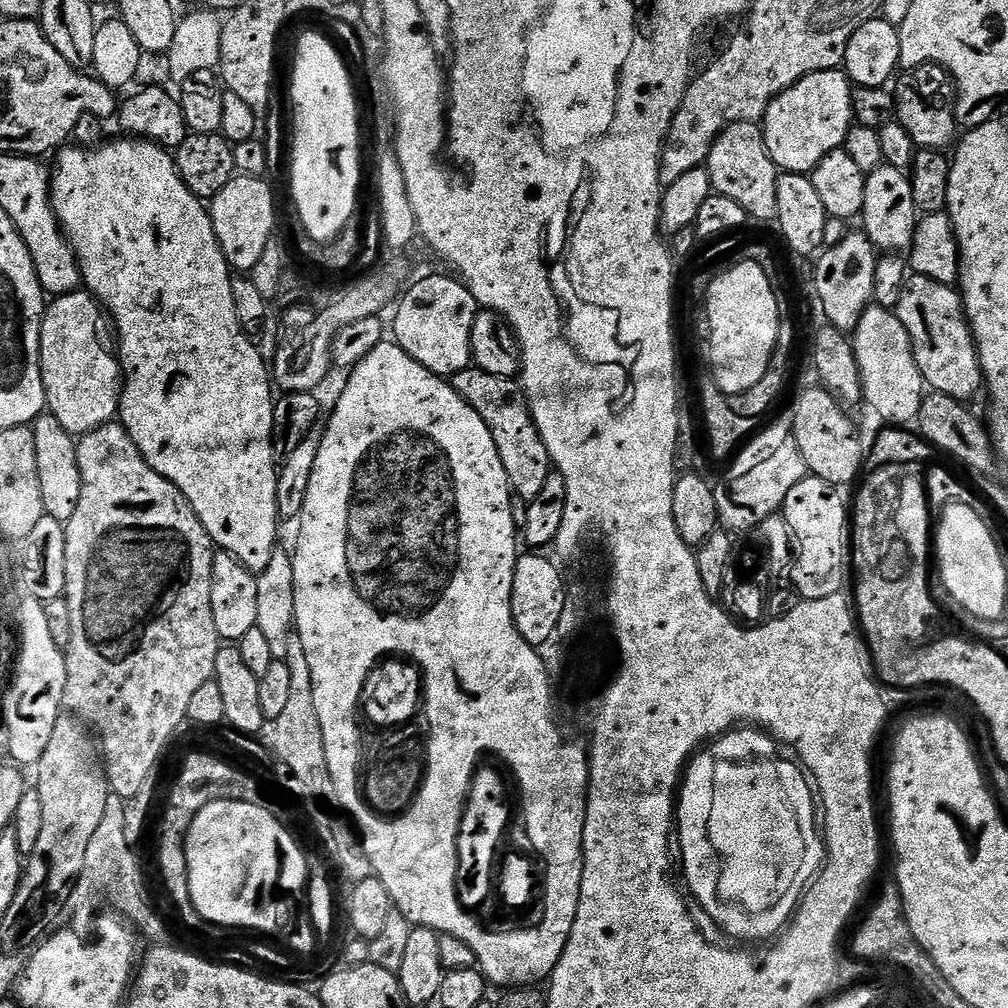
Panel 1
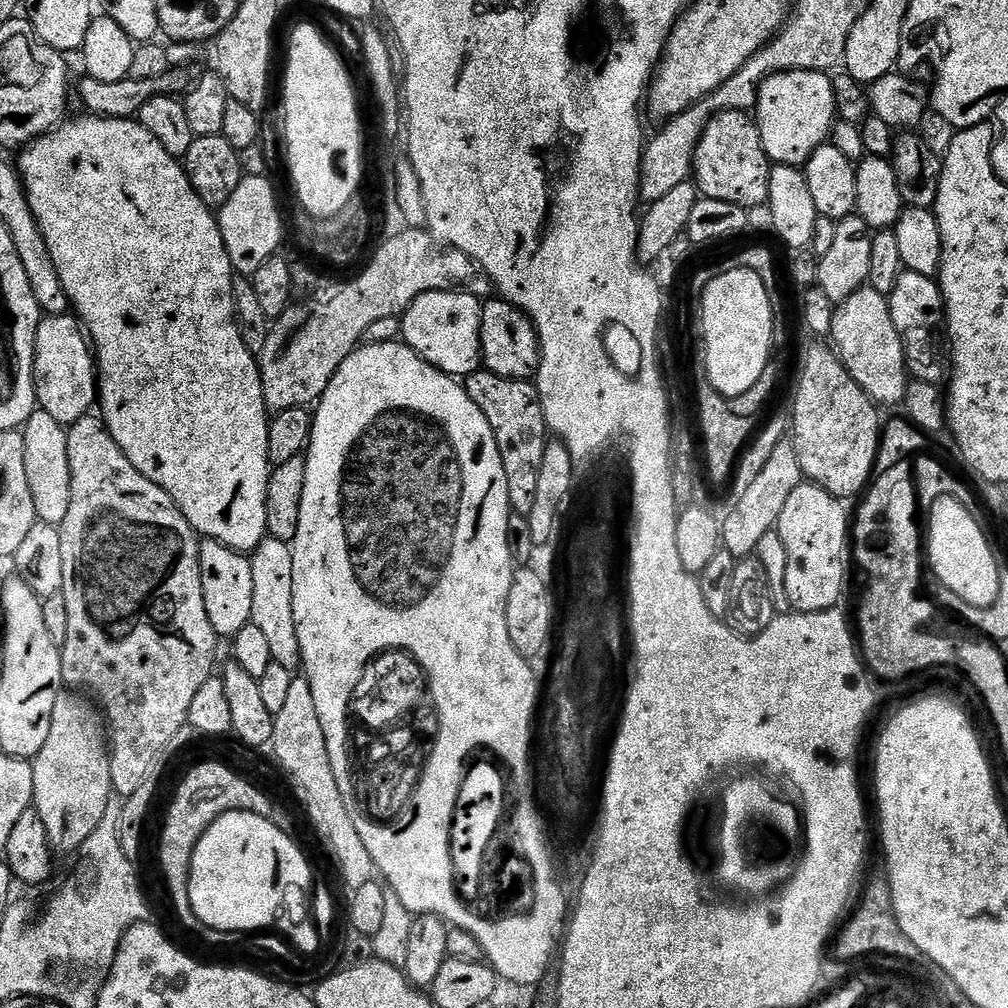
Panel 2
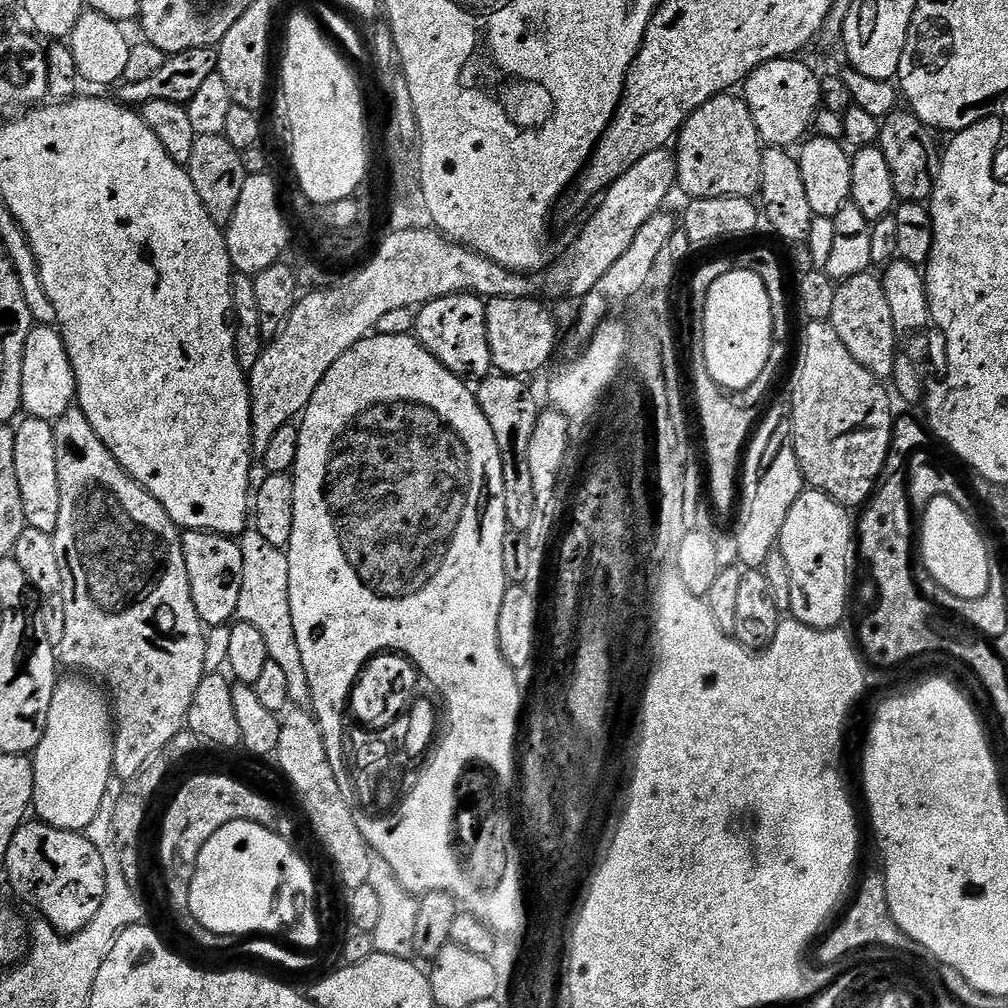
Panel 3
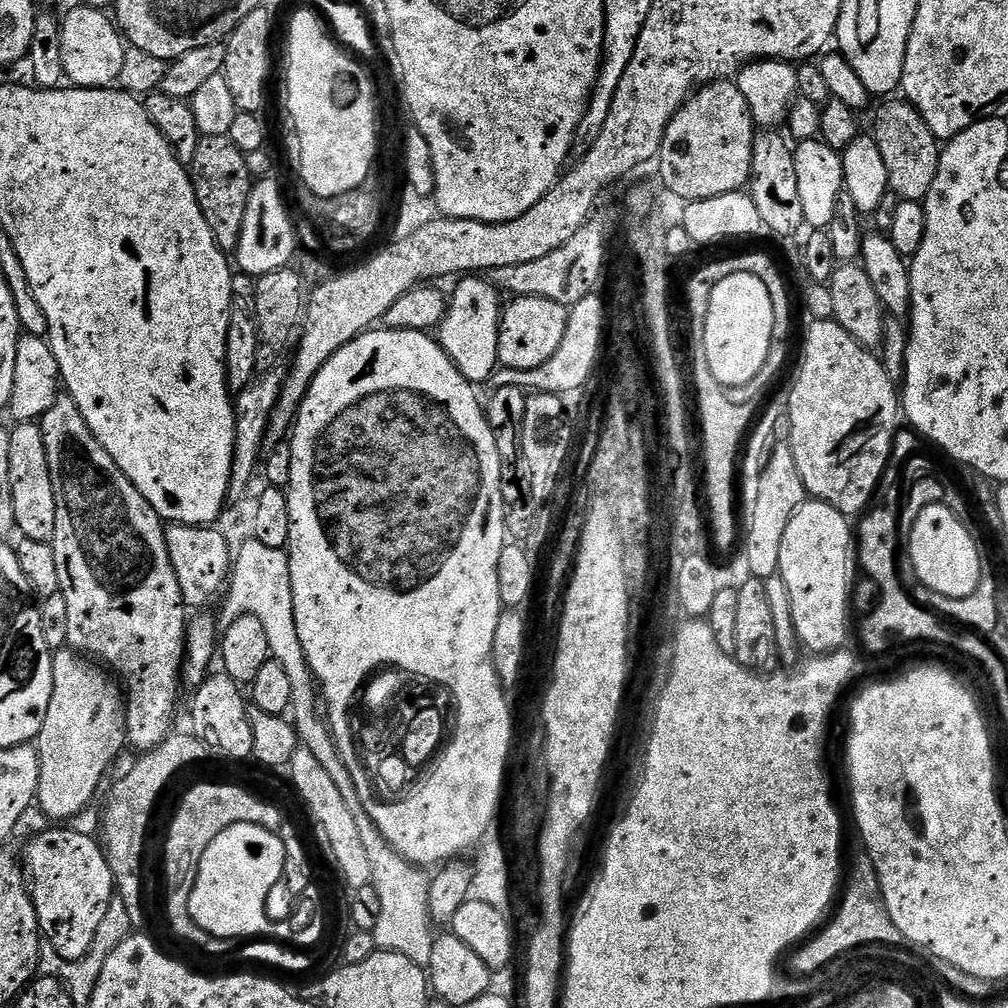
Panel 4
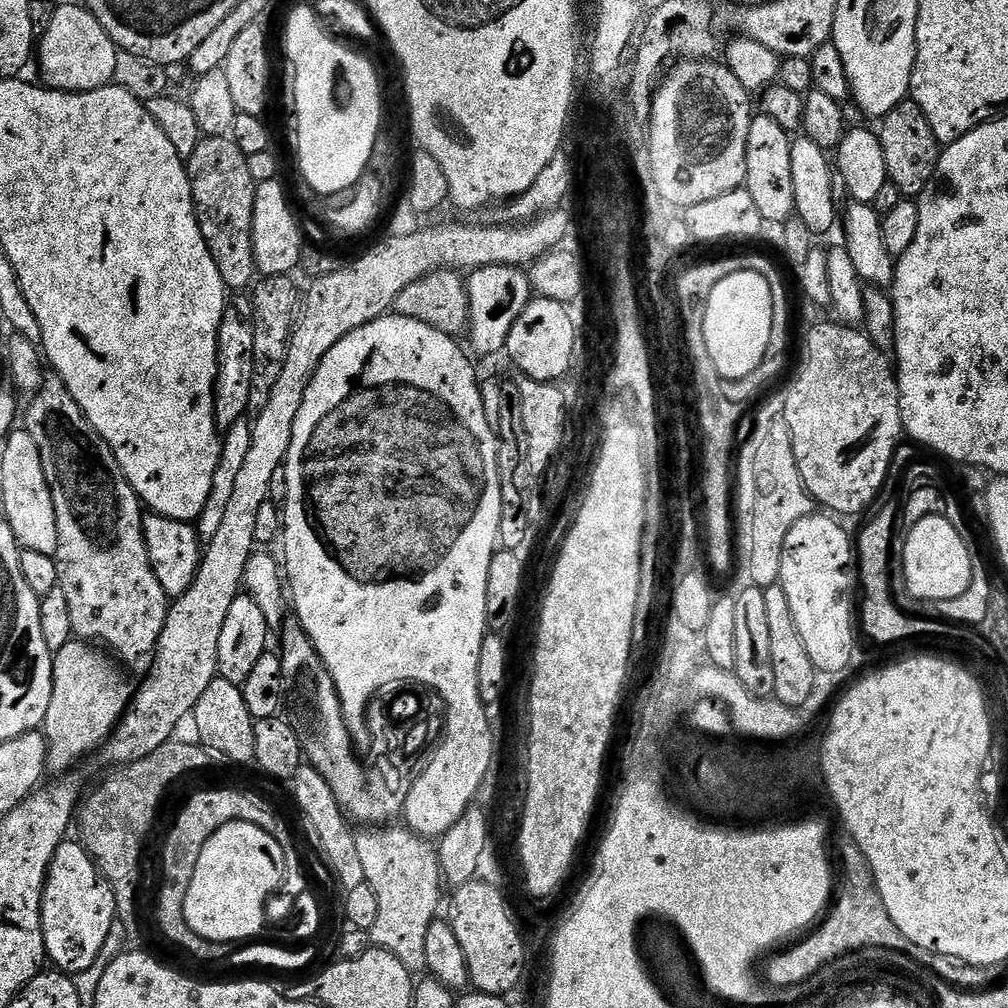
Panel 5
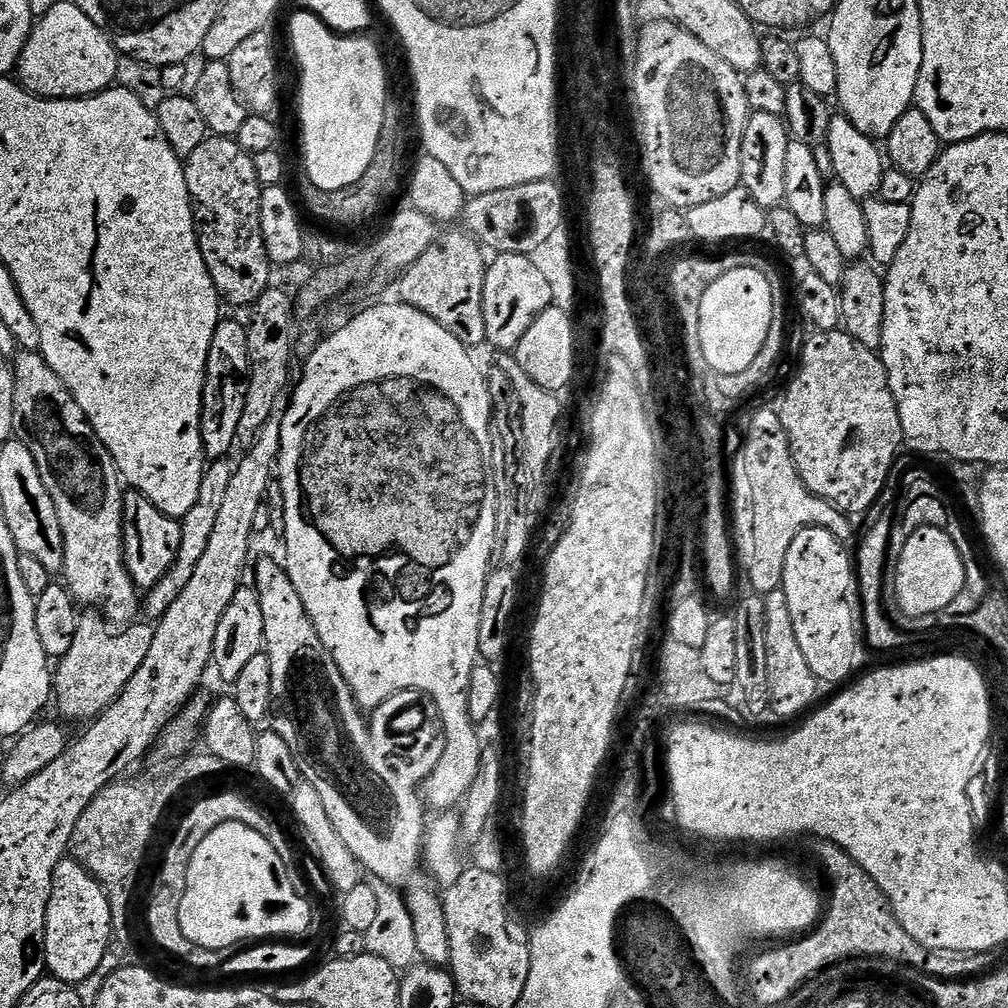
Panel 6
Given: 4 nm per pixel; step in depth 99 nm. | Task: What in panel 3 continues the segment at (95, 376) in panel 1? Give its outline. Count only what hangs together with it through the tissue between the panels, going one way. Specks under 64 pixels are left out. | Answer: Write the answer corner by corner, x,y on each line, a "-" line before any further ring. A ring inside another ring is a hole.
33,326
22,350
22,398
21,409
28,416
55,421
74,406
76,379
66,354
64,340
52,326

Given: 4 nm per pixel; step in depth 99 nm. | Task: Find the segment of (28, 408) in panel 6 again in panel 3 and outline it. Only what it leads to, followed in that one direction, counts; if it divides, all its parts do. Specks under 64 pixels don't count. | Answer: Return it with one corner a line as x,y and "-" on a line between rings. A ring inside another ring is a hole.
73,406
70,410
66,410
66,414
62,414
62,418
54,421
52,429
54,430
54,450
58,458
58,494
62,498
62,506
58,506
58,526
52,533
52,541
54,550
58,554
58,567
62,570
62,586
58,595
63,598
66,606
66,630
62,633
62,642
58,645
58,660
63,667
65,664
68,668
77,668
80,671
77,673
87,674
89,677
97,676
97,678
92,678
99,681
106,689
114,717
112,771
119,779
131,782
176,735
185,731
185,720
191,702
194,700
198,686
208,668
206,667
208,640
204,637
206,625
198,618
198,610
194,610
194,598
190,594
190,574
186,574
186,562
182,554
182,532
172,521
170,514
166,514
164,507
116,461
114,454
110,454
110,450
104,445
102,438
98,438
98,434
94,434
94,426
90,426
90,422
81,408

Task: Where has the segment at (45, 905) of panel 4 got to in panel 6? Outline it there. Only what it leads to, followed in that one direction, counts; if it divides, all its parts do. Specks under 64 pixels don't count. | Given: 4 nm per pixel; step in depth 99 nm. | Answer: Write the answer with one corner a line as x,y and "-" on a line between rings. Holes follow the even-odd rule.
75,858
61,860
46,910
44,962
47,971
57,980
79,986
98,970
98,962
102,962
113,935
112,907
103,886

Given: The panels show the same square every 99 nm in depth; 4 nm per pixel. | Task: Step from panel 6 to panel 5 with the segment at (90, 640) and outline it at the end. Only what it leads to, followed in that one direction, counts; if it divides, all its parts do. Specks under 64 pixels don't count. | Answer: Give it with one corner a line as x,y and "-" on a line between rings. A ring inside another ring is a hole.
73,638
53,655
50,706
42,725
44,740
48,743
49,773
71,773
83,756
107,744
132,703
134,688
124,677
125,669
107,651
99,650
104,651

